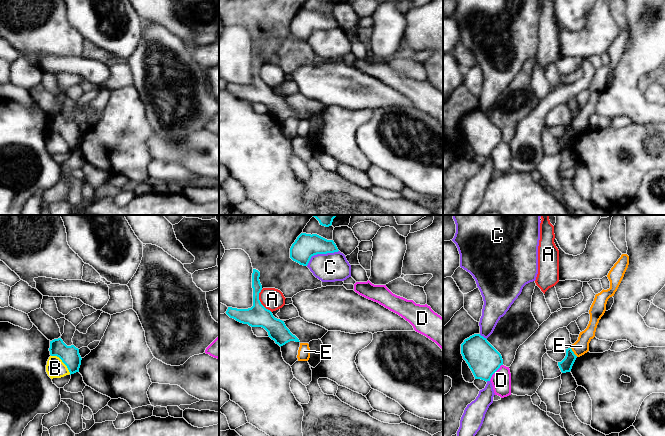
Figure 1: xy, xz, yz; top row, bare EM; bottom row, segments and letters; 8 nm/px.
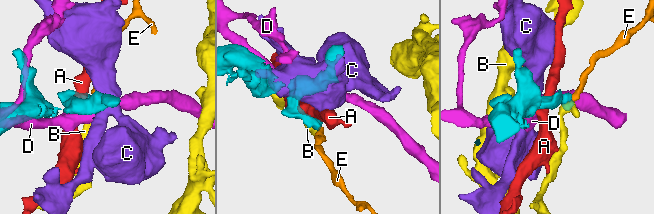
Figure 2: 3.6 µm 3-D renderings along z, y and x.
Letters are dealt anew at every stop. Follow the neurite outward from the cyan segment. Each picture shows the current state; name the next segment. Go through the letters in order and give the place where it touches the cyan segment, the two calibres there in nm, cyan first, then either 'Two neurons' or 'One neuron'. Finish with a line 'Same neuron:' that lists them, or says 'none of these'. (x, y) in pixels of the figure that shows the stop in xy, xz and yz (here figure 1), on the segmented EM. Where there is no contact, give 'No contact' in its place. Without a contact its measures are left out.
A: Touches cyan at xz (259, 301). Thickness 180 nm (cyan) against 180 nm. Two neurons
B: Touches cyan at xy (62, 361). Thickness 150 nm (cyan) against 160 nm. Two neurons
C: Touches cyan at xz (320, 253). Thickness 190 nm (cyan) against 240 nm. Two neurons
D: Touches cyan at yz (495, 371). Thickness 260 nm (cyan) against 160 nm. Two neurons
E: Touches cyan at yz (573, 352). Thickness 100 nm (cyan) against 120 nm. Two neurons
Same neuron: none of these

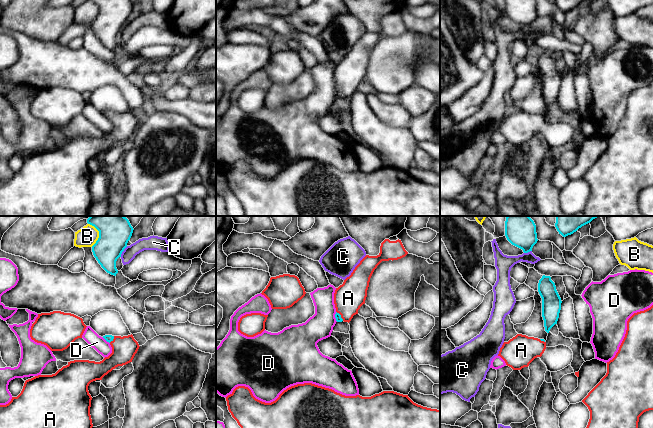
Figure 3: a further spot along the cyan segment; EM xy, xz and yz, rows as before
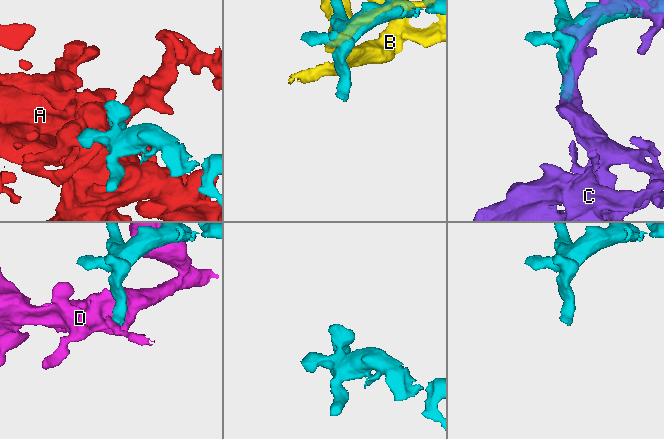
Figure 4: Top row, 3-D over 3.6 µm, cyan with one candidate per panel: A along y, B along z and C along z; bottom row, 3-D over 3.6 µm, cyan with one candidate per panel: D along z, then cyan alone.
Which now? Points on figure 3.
A: Touches cyan at xz (340, 316). Thickness 50 nm (cyan) against 240 nm. One neuron
B: Touches cyan at xy (99, 234). Thickness 280 nm (cyan) against 160 nm. Two neurons
C: Touches cyan at xy (123, 250). Thickness 260 nm (cyan) against 110 nm. Two neurons
D: Touches cyan at xz (335, 317). Thickness 50 nm (cyan) against 200 nm. Two neurons
Same neuron: A

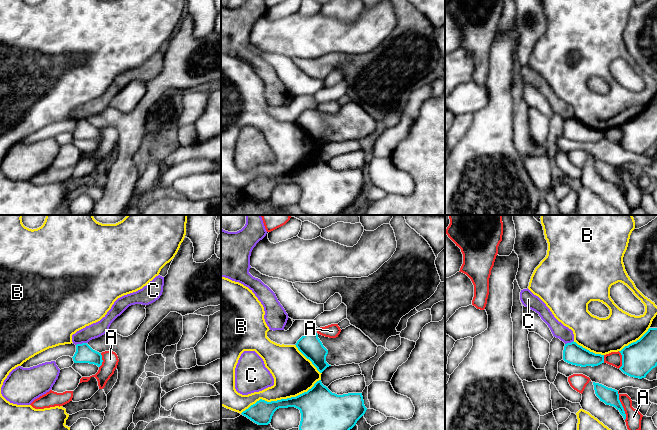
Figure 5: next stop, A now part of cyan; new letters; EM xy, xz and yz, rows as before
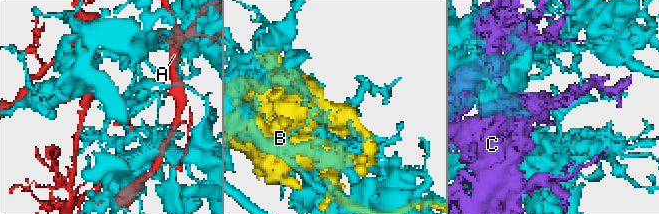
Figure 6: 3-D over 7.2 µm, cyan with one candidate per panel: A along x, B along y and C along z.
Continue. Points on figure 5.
A: Touches cyan at yz (621, 405). Thickness 140 nm (cyan) against 130 nm. Two neurons
B: Touches cyan at xz (281, 399). Thickness 220 nm (cyan) against 320 nm. Two neurons
C: Touches cyan at xy (82, 343). Thickness 150 nm (cyan) against 120 nm. Two neurons
Same neuron: none of these

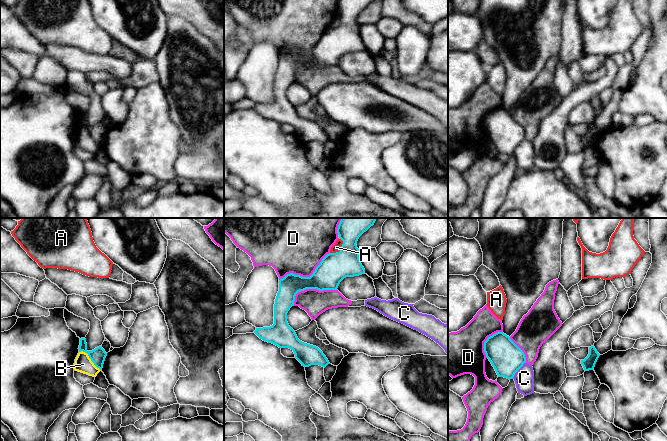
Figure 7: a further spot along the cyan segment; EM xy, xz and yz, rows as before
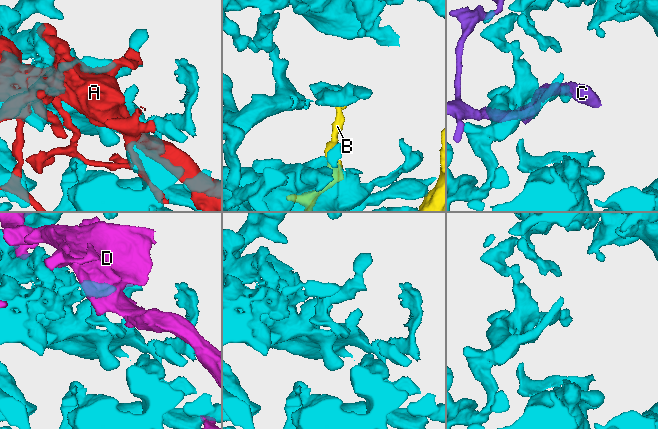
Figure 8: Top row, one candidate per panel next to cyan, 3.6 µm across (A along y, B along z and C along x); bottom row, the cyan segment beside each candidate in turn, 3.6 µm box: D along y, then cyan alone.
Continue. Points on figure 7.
A: Touches cyan at xz (340, 249). Thickness 240 nm (cyan) against 70 nm. Two neurons
B: Touches cyan at xy (89, 357). Thickness 120 nm (cyan) against 140 nm. Two neurons
C: Touches cyan at yz (518, 369). Thickness 260 nm (cyan) against 160 nm. Two neurons
D: Touches cyan at xz (306, 277). Thickness 240 nm (cyan) against 420 nm. Two neurons
Same neuron: none of these

